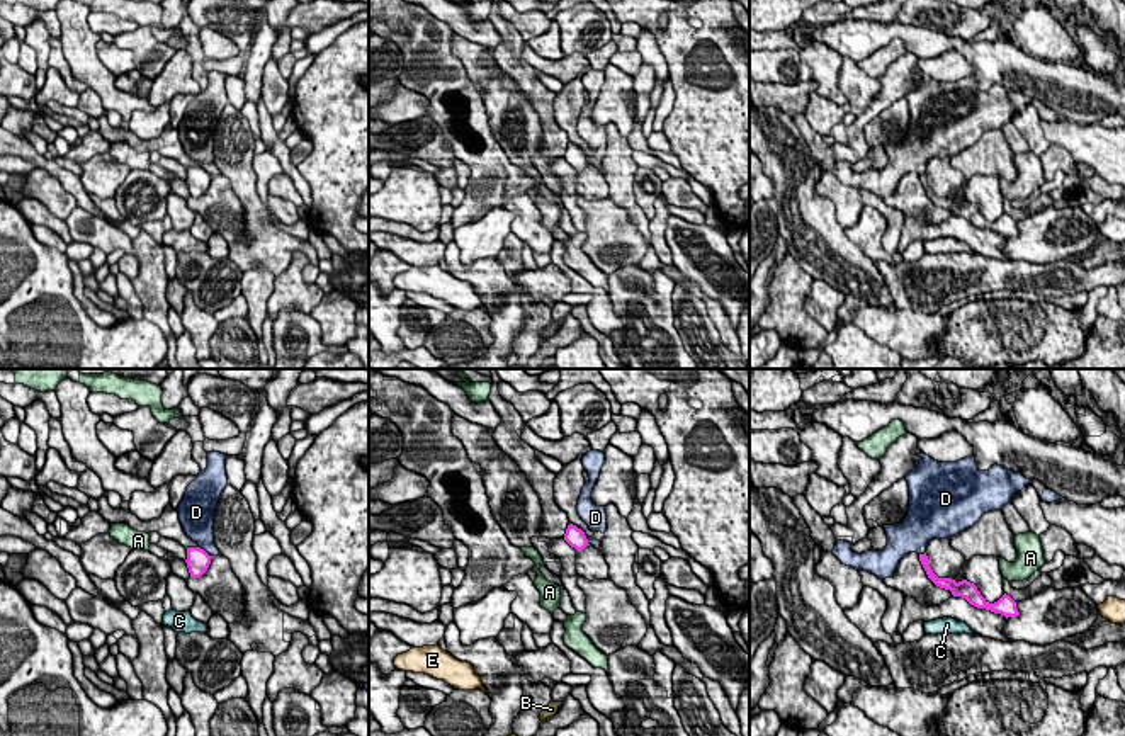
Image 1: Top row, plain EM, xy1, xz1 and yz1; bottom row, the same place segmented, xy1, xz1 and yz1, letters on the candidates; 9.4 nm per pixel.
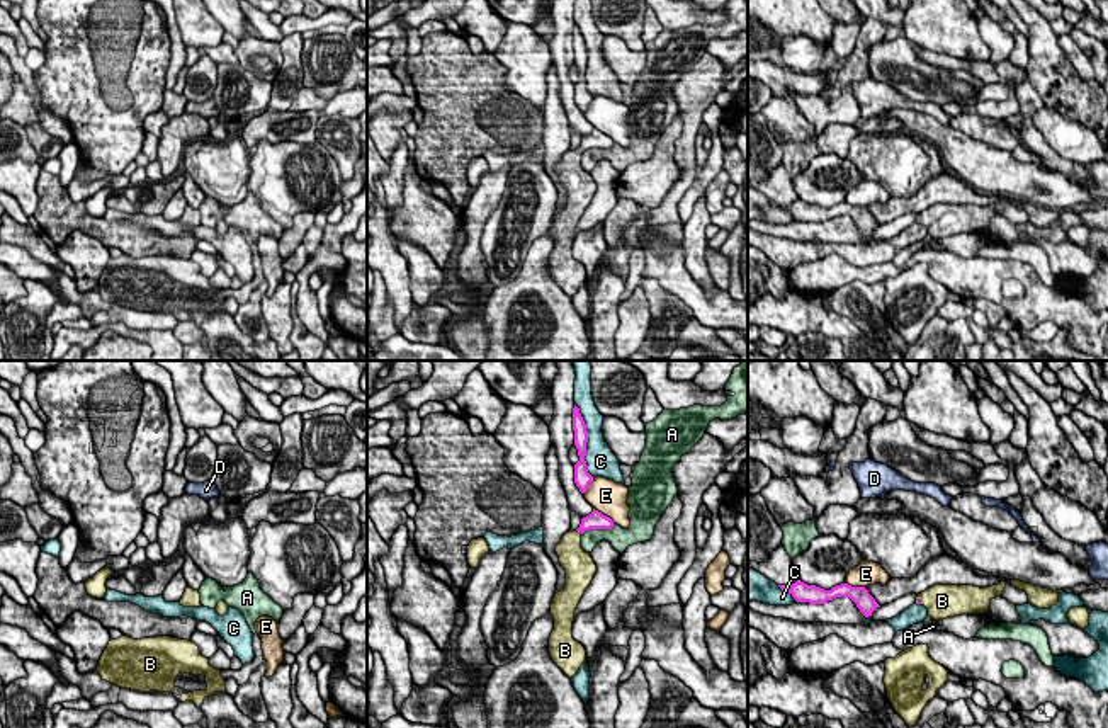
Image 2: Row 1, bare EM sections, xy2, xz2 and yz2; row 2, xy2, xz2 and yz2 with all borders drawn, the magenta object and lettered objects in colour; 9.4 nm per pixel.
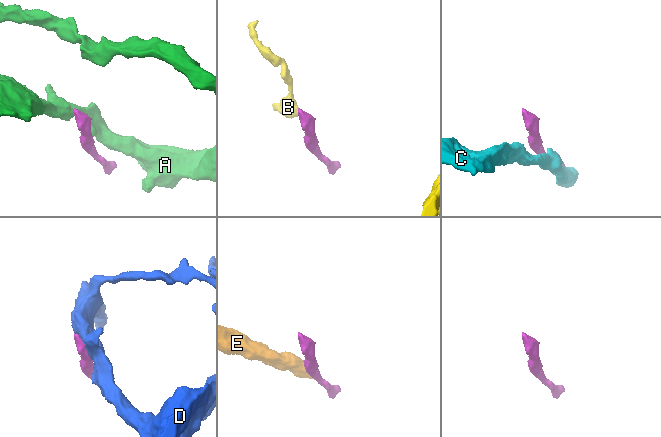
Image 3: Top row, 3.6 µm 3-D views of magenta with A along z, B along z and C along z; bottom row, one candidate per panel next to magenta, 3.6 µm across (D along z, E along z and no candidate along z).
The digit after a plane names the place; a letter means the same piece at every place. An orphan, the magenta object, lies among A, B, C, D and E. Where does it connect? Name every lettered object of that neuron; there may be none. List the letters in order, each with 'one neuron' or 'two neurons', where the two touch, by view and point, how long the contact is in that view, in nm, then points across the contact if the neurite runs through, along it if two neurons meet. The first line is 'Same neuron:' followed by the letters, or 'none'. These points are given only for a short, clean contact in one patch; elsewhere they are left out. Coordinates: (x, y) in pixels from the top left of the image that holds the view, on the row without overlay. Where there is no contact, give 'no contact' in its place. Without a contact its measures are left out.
Same neuron: B
A: two neurons | xz2 (597, 147) | 340 nm | along xz2 (614, 143), (610, 147), (590, 147), (582, 153)
B: one neuron | xz2 (580, 150) | 70 nm | across xz2 (595, 138), (580, 150), (571, 159), (571, 174)
C: two neurons | xz2 (587, 60) | 750 nm
D: two neurons | xy1 (204, 170) | 130 nm | along xy1 (199, 165), (208, 174)
E: two neurons | xz2 (602, 133) | 260 nm

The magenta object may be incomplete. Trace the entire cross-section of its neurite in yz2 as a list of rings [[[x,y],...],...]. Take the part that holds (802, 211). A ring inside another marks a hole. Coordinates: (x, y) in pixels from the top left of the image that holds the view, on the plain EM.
[[[797,199],[792,204],[778,204],[778,206],[789,211],[797,221],[809,221],[809,223],[824,223],[836,216],[850,216],[865,236],[872,235],[872,231],[877,226],[880,226],[865,206],[851,206],[848,202],[836,204],[831,209],[824,209],[816,204],[807,204],[800,199]]]

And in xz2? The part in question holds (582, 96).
[[[574,24],[573,27],[573,49],[574,49],[574,65],[578,68],[579,80],[574,83],[574,102],[581,112],[585,112],[593,100],[593,95],[586,88],[586,61],[588,61],[588,49],[586,43],[579,32],[579,27]]]

